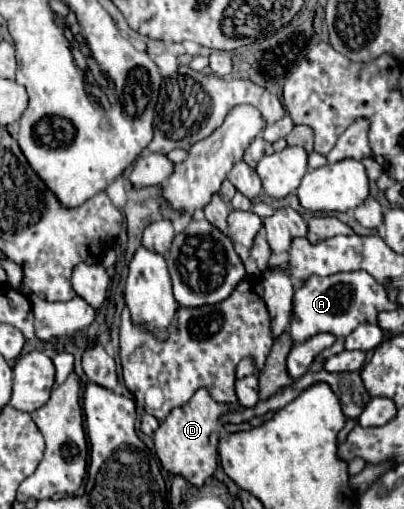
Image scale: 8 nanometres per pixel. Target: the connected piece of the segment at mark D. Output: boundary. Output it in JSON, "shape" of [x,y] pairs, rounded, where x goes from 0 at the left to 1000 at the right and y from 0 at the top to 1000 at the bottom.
{"shape":[[[507,760],[488,764],[483,776],[468,784],[463,796],[428,804],[384,847],[384,886],[399,902],[403,921],[413,921],[423,933],[448,933],[483,957],[498,957],[532,925],[537,917],[537,870],[542,851],[552,843],[552,831],[597,831],[631,819],[631,804],[611,804],[597,796],[562,796],[537,792],[522,784],[517,768]]]}

